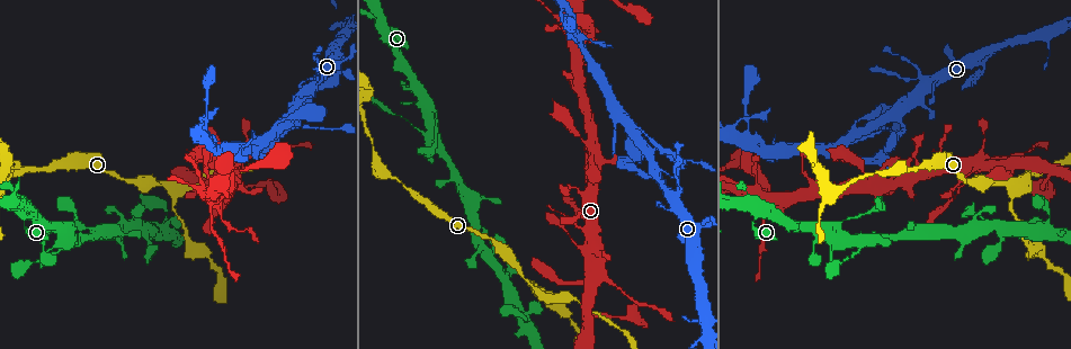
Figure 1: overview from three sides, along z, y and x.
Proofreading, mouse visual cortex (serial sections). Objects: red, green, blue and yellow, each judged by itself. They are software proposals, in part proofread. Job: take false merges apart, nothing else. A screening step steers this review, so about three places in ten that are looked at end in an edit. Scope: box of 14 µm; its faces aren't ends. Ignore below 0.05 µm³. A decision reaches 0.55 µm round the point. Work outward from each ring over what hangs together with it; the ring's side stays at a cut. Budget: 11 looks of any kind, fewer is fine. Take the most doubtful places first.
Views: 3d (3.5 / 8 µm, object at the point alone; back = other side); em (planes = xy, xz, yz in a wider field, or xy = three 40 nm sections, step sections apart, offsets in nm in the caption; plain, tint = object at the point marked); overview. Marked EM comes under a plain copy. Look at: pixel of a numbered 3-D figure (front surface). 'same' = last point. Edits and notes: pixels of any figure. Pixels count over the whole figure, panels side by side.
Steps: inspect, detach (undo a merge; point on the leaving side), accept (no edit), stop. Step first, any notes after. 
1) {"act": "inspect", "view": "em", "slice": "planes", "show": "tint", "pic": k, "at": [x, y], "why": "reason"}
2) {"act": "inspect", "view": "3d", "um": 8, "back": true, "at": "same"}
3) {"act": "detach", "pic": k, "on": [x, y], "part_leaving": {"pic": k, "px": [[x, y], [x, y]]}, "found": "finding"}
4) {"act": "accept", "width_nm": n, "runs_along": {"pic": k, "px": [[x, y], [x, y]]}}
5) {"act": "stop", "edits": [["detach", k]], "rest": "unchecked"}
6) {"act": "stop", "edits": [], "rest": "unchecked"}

{"act": "inspect", "view": "3d", "um": 8, "pic": 1, "at": [859, 135], "why": "sharp bend"}

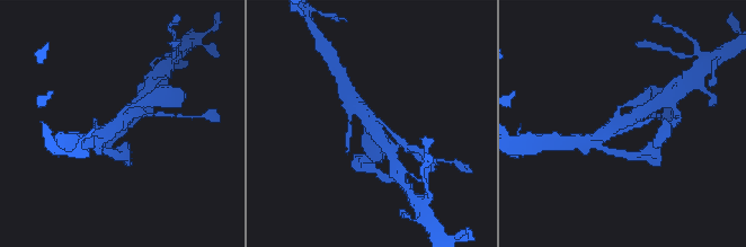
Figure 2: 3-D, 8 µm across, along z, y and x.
{"act": "inspect", "view": "3d", "um": 3.5, "pic": 2, "at": [121, 121], "why": "closer look"}

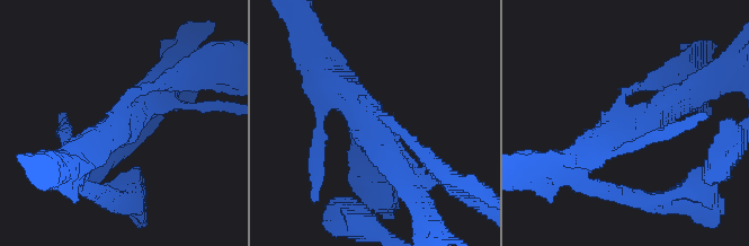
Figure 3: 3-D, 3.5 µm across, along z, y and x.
{"act": "inspect", "view": "em", "slice": "xy", "step": 2, "show": "tint", "pic": 3, "at": [373, 129], "arms": 3, "arm_widths_nm": [150, 350, 400], "why": "need the tissue"}

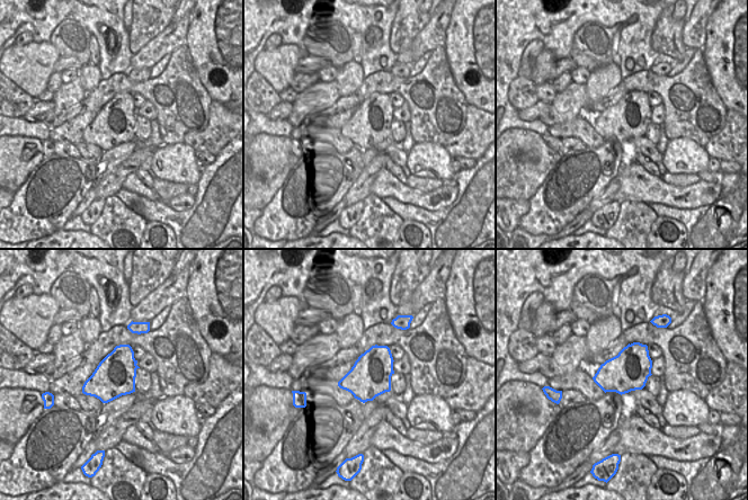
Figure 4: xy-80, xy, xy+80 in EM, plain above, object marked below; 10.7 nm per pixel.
{"act": "accept", "found": "one cell here"}

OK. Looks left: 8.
{"act": "inspect", "view": "3d", "um": 3.5, "pic": 1, "at": [914, 80], "why": "narrows sharply"}

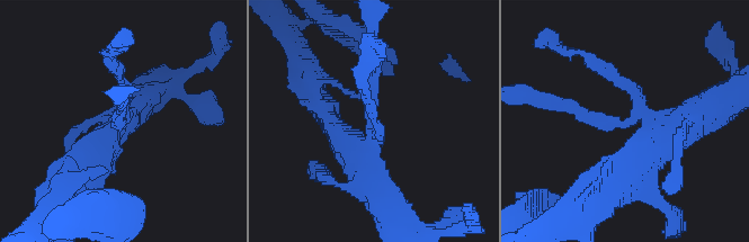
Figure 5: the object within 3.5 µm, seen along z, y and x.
{"act": "inspect", "view": "em", "slice": "xy", "step": 3, "show": "tint", "pic": 5, "at": [118, 122], "why": "shape alone is not enough"}

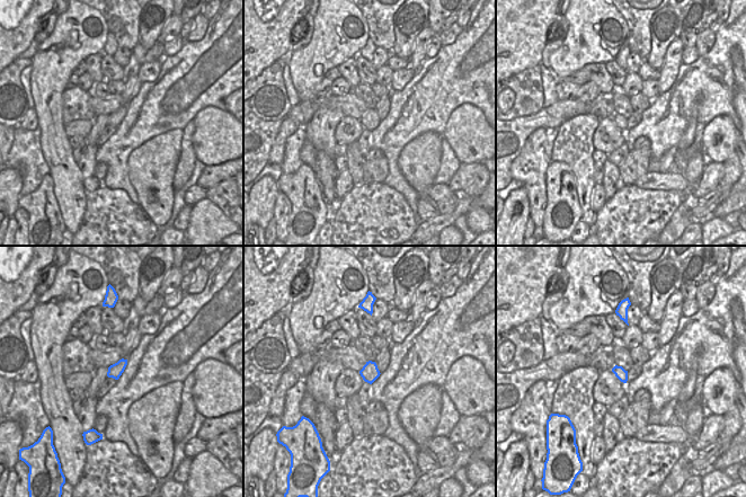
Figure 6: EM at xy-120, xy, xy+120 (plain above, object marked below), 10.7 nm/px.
{"act": "accept", "runs_along": {"pic": 5, "px": [[369, 181], [373, 45]]}, "found": "all the same cell"}

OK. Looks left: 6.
{"act": "inspect", "view": "3d", "um": 3.5, "pic": 1, "at": [134, 210], "why": "sharp bend"}

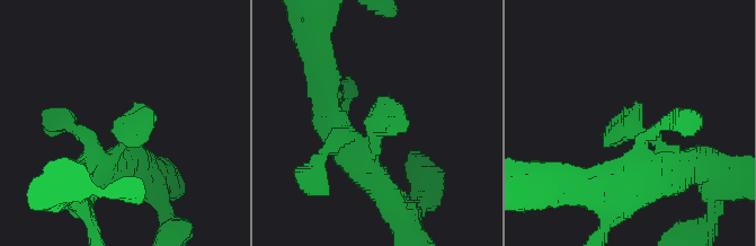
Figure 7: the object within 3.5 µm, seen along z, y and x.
{"act": "inspect", "view": "em", "slice": "xy", "step": 3, "show": "tint", "pic": 7, "at": [381, 124]}

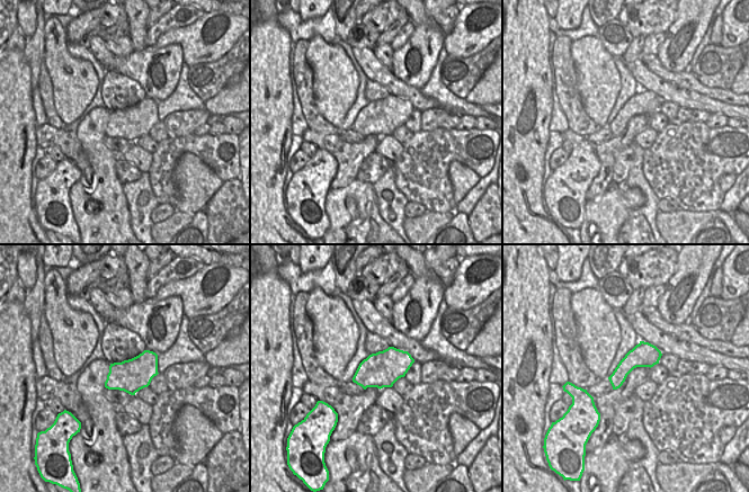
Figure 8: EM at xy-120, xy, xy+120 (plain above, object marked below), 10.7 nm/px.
{"act": "accept", "runs_along": {"pic": 7, "px": [[103, 172], [121, 130], [154, 113]]}, "found": "one cell here"}

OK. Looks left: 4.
{"act": "inspect", "view": "3d", "um": 3.5, "pic": 1, "at": [750, 142], "why": "arms part here"}

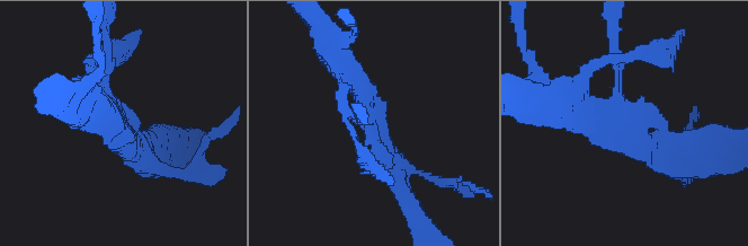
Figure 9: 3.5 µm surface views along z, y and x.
{"act": "inspect", "view": "em", "slice": "xy", "step": 1, "show": "tint", "pic": 9, "at": [369, 122], "arms": 3, "arm_widths_nm": [100, 250, 350]}

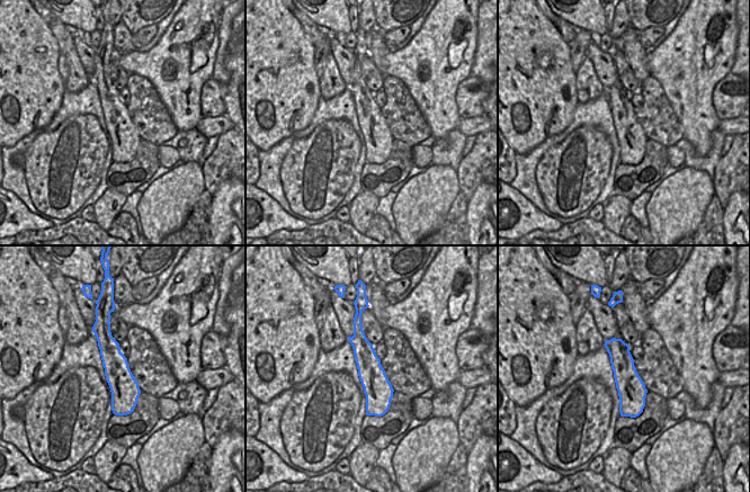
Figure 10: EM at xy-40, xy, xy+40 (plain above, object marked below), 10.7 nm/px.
{"act": "accept", "width_nm": 300, "runs_along": {"pic": 10, "px": [[357, 325], [378, 391], [378, 413]]}, "found": "one cell here"}

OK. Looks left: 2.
{"act": "inspect", "view": "3d", "um": 3.5, "pic": 1, "at": [585, 64], "why": "narrows sharply"}

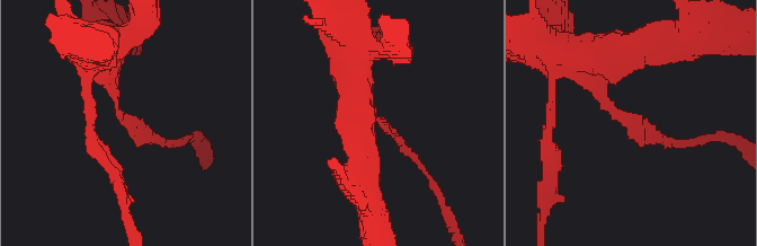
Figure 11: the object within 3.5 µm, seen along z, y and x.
{"act": "inspect", "view": "em", "slice": "xy", "step": 5, "show": "tint", "pic": 11, "at": [376, 118], "why": "need the tissue"}

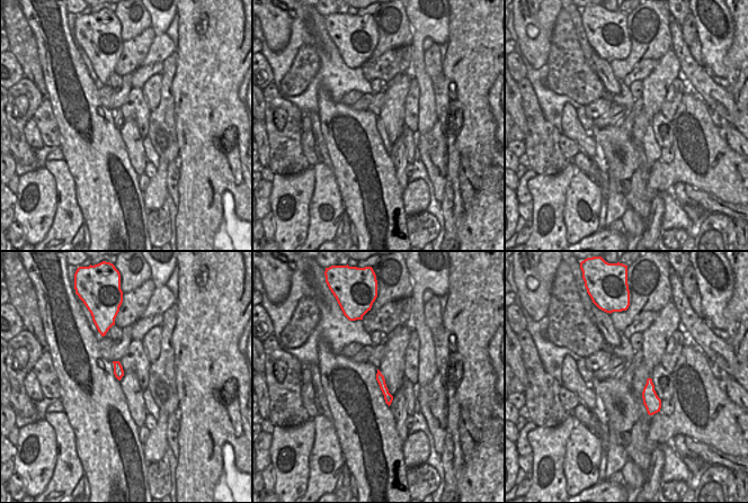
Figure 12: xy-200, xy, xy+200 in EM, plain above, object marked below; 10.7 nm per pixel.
{"act": "accept", "runs_along": {"pic": 11, "px": [[101, 53], [115, 106], [167, 143]]}, "found": "continuous, no second cell"}

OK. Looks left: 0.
{"act": "stop", "edits": [], "rest": "unchecked"}

